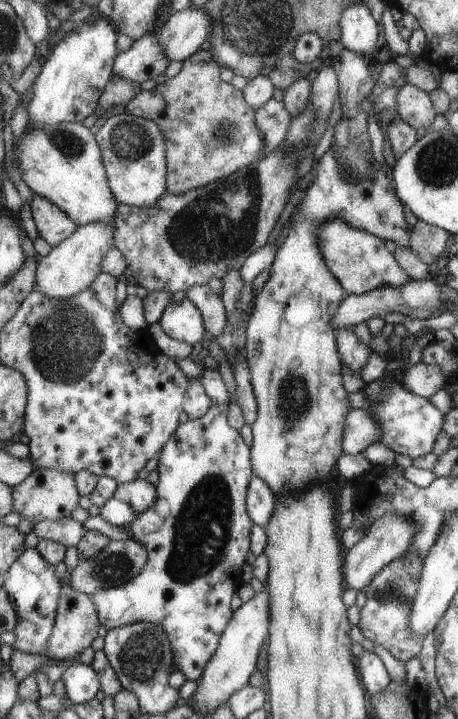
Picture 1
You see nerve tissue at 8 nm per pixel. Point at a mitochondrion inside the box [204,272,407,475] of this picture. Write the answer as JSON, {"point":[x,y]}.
{"point":[293,404]}

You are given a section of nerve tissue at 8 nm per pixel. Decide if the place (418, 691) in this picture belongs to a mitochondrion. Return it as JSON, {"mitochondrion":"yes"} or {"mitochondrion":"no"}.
{"mitochondrion":"no"}

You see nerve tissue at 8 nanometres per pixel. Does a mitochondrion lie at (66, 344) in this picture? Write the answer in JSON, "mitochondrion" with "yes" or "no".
{"mitochondrion":"yes"}

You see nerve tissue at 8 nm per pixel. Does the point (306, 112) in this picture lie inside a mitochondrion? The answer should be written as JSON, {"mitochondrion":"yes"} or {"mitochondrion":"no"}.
{"mitochondrion":"no"}

